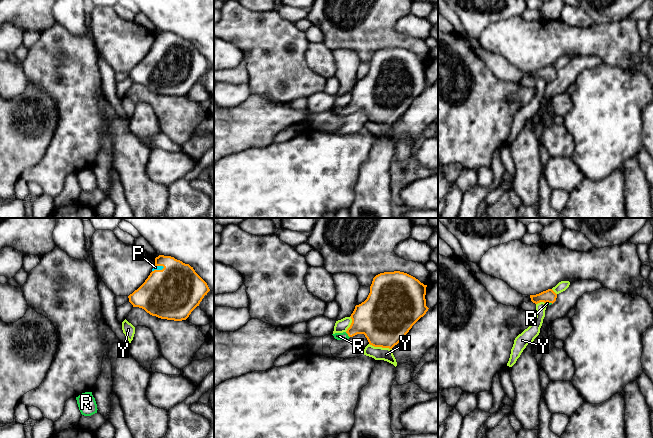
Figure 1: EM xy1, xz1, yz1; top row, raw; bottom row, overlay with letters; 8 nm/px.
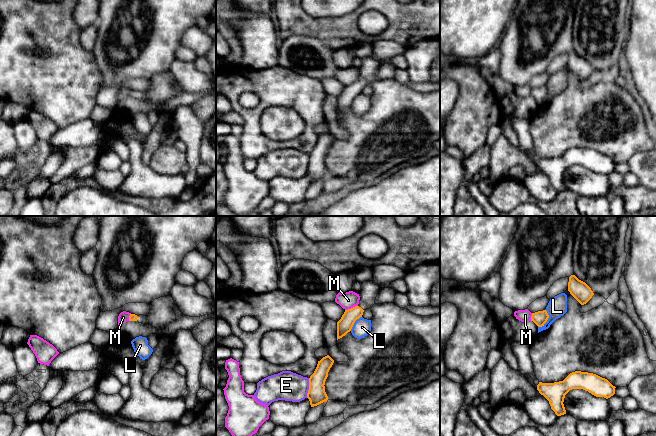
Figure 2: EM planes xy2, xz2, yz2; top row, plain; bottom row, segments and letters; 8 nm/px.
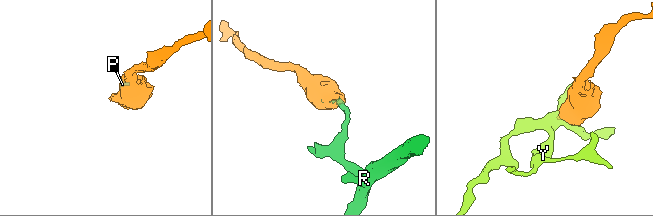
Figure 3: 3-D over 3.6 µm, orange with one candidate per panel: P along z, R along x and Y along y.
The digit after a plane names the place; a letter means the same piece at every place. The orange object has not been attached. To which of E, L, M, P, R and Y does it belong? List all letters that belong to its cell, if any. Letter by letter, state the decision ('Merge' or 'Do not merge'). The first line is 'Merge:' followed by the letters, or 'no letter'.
Merge: P, R
E: Do not merge
L: Do not merge
M: Do not merge
P: Merge
R: Merge
Y: Do not merge

